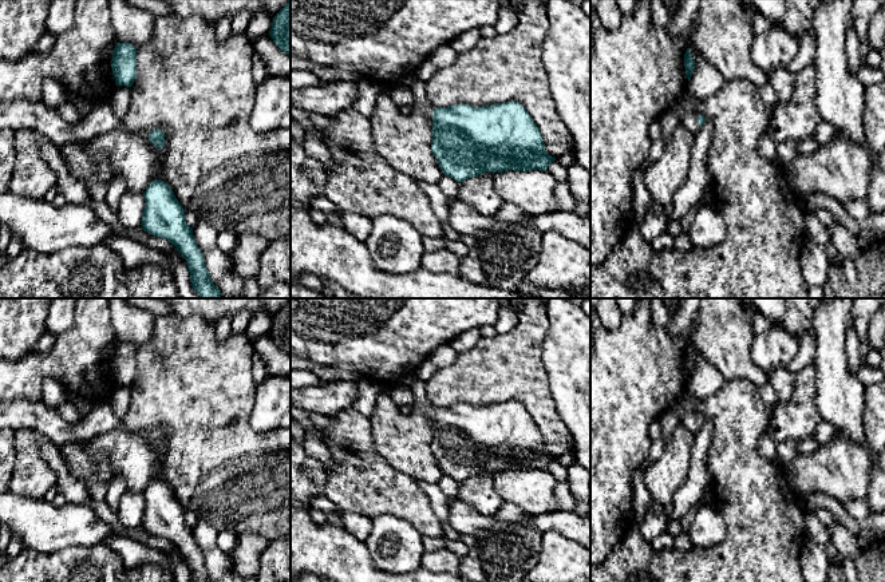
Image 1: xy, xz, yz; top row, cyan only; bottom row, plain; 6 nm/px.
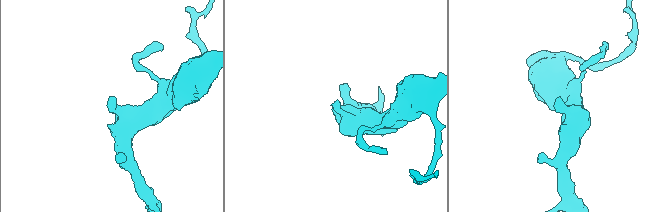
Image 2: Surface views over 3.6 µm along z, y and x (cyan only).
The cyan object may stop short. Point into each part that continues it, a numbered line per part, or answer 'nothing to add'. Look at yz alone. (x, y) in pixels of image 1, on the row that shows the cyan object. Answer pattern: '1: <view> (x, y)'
1: yz (690, 121)

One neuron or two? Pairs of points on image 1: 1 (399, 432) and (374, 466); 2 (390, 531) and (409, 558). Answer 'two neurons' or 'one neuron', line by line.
1: two neurons
2: one neuron

